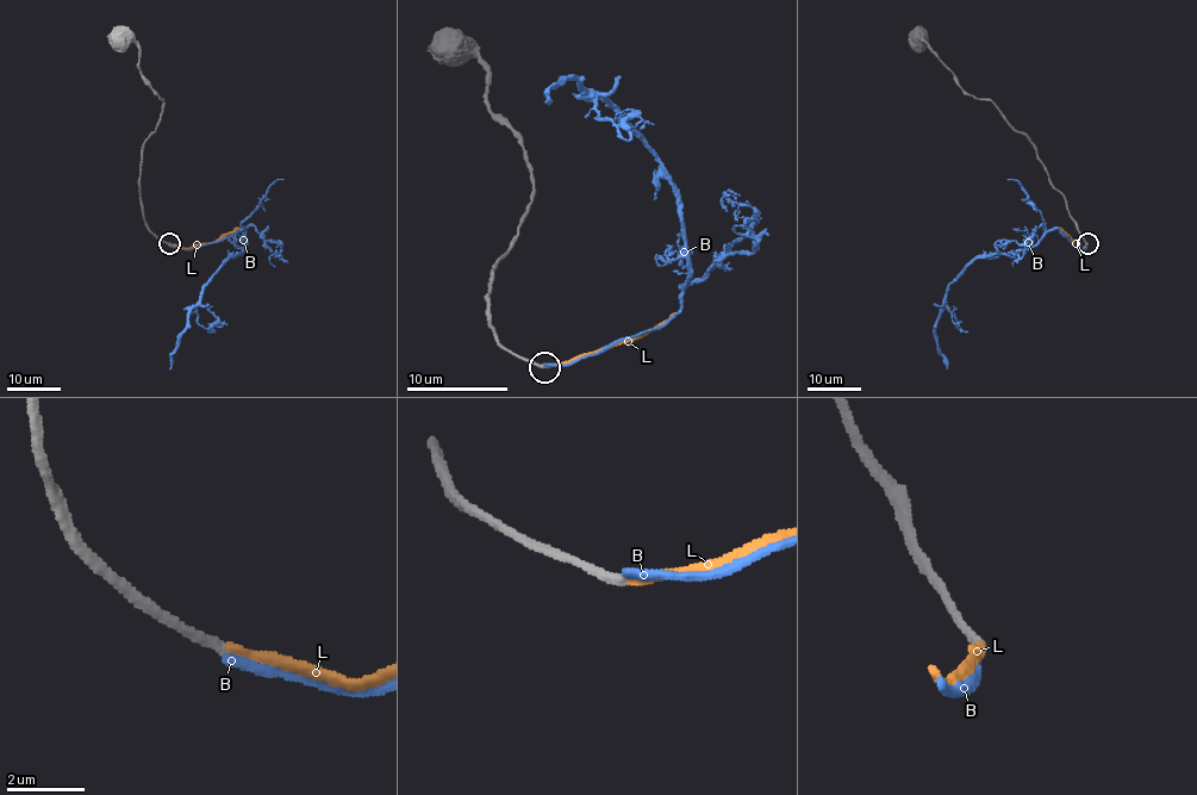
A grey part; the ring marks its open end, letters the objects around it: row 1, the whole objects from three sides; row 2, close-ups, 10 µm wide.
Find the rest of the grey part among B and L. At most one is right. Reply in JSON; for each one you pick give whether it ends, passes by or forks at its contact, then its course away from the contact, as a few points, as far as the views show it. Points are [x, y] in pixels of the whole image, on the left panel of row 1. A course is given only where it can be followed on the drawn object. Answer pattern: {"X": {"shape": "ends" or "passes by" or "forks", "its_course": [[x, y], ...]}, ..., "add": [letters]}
{"add": []}

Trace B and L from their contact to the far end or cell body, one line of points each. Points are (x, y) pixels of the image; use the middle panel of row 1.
B: (543, 366), (660, 328), (680, 310), (689, 262), (675, 184), (660, 157), (577, 79), (556, 85), (543, 103)
L: (543, 366), (640, 339), (675, 314)

